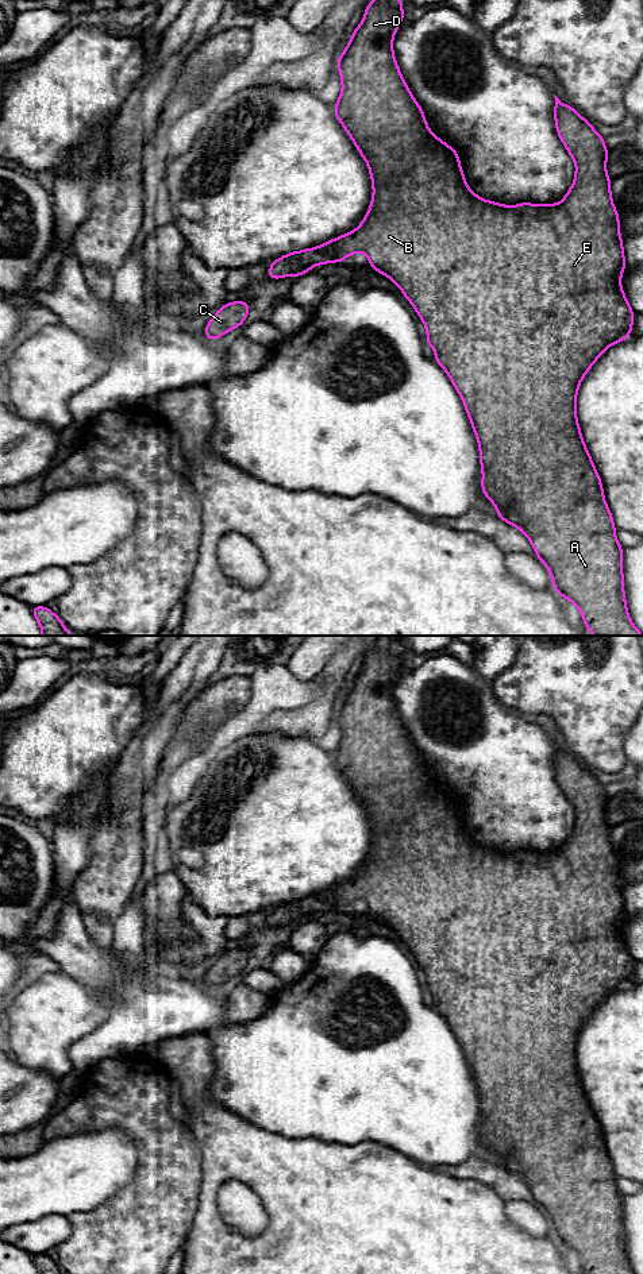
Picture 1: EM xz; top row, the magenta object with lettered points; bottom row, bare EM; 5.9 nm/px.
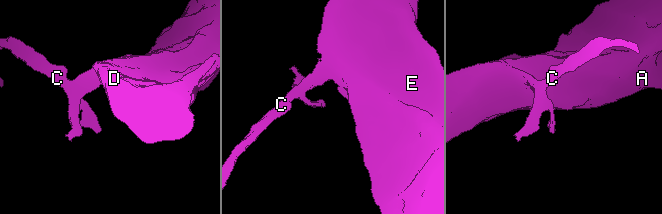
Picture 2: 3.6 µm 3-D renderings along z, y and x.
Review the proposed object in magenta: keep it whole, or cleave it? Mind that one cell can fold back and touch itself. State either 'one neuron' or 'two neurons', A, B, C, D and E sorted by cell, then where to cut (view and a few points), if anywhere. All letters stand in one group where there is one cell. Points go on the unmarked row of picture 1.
one neuron; A B C D E; no cut

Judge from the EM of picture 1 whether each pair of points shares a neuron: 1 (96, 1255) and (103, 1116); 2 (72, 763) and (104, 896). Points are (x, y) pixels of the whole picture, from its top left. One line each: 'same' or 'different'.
1: same
2: different

